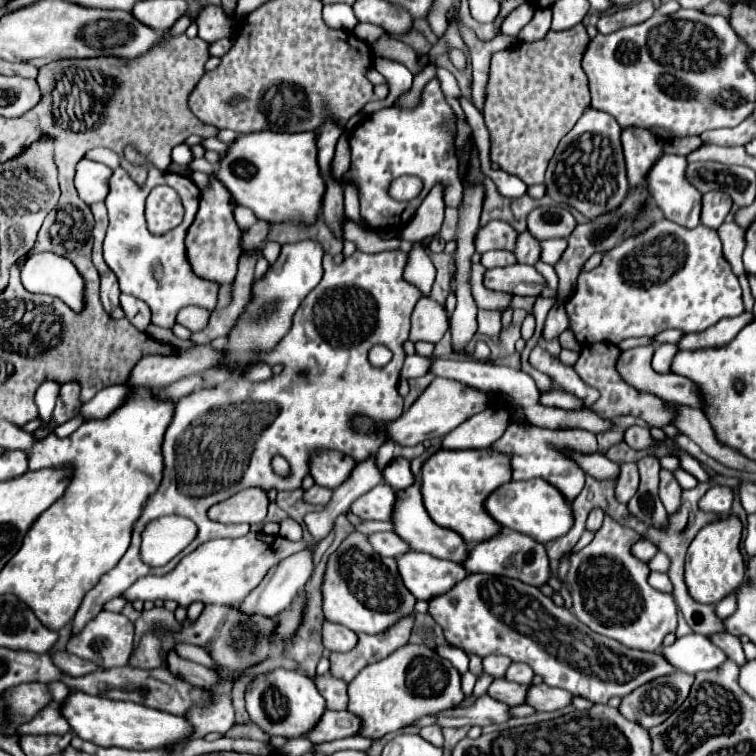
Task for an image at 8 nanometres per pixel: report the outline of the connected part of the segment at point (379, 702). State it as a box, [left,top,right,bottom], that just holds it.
[347,644,465,740]

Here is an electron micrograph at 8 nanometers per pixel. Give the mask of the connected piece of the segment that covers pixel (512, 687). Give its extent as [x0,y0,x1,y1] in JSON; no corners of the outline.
[487,678,529,706]

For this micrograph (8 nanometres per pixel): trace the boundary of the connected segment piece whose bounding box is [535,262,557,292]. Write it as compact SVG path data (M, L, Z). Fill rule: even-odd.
M537 262L535 266L537 266L537 270L543 274L543 278L545 278L545 282L547 282L547 288L551 288L553 292L557 292L557 274L555 274L553 266L543 264L543 262Z

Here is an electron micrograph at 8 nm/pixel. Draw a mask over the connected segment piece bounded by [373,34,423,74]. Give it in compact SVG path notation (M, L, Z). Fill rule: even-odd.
M385 34L377 42L373 42L373 52L379 54L379 56L387 56L387 58L393 58L393 60L405 64L413 74L419 74L423 70L417 64L417 54L411 50L411 46L403 44L397 38L391 38L389 34Z

